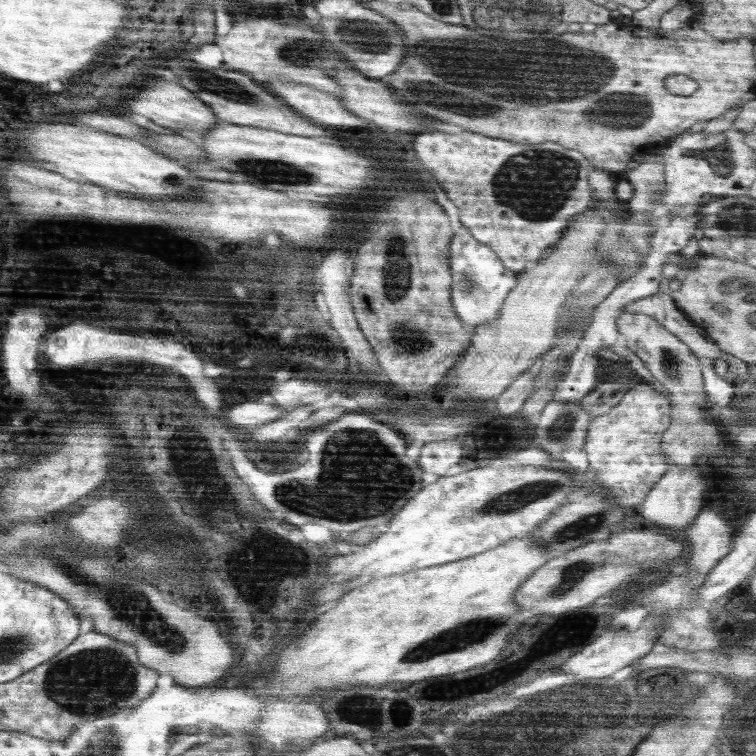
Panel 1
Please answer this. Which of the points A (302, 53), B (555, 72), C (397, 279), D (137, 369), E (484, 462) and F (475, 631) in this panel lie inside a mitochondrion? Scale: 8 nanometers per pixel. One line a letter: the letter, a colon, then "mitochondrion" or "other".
A: mitochondrion
B: mitochondrion
C: mitochondrion
D: other
E: other
F: mitochondrion

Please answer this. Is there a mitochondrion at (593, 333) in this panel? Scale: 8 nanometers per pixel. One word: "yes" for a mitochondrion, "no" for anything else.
no

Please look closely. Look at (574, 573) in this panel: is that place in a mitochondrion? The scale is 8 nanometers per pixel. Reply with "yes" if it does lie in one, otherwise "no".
yes

